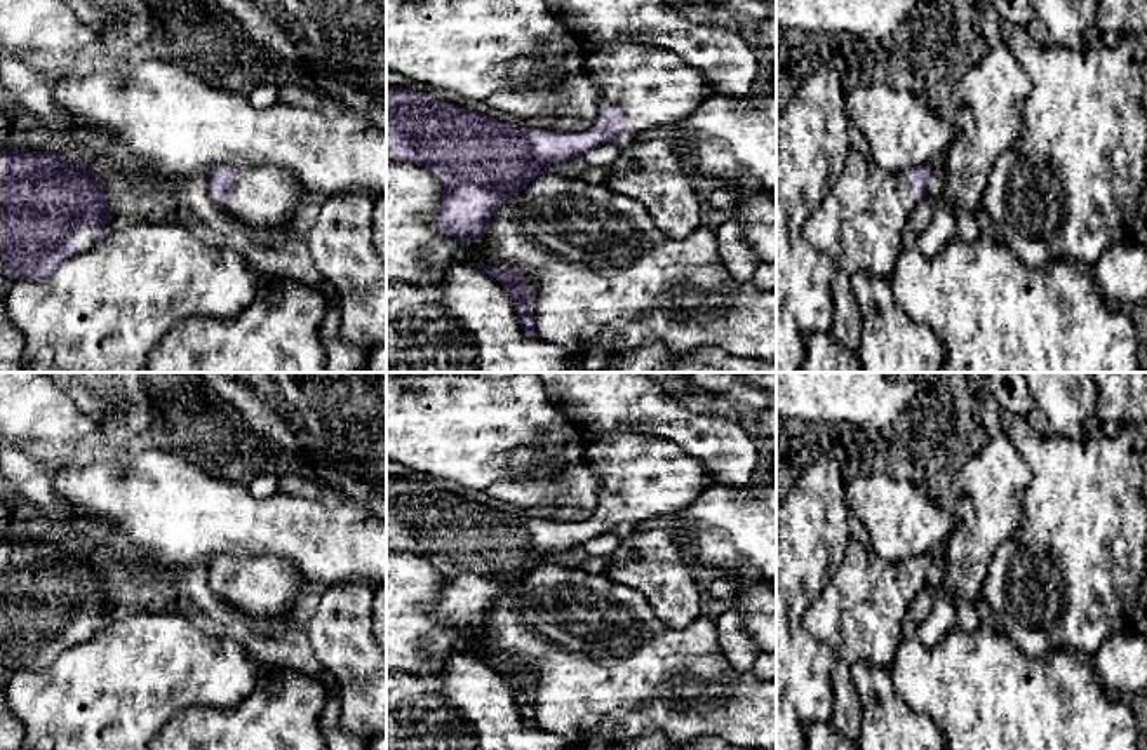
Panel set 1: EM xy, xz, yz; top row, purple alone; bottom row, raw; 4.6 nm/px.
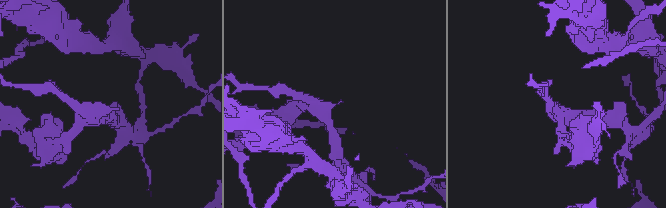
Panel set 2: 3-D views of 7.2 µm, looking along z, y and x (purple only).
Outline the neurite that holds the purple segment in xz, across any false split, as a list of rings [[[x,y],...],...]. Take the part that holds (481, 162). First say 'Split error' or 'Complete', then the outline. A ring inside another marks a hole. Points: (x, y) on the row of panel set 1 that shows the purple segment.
Split error. [[[630,42],[583,47],[587,75],[599,82],[599,115],[583,132],[505,124],[491,113],[386,85],[386,155],[425,167],[444,186],[433,216],[437,231],[480,240],[494,211],[547,165],[585,155],[623,132],[677,125],[708,92],[703,75],[674,50]]]

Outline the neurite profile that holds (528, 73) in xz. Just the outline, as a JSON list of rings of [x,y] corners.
[[[583,44],[569,49],[560,59],[548,66],[529,54],[512,63],[508,80],[513,90],[550,90],[562,85],[567,78],[587,75]]]

